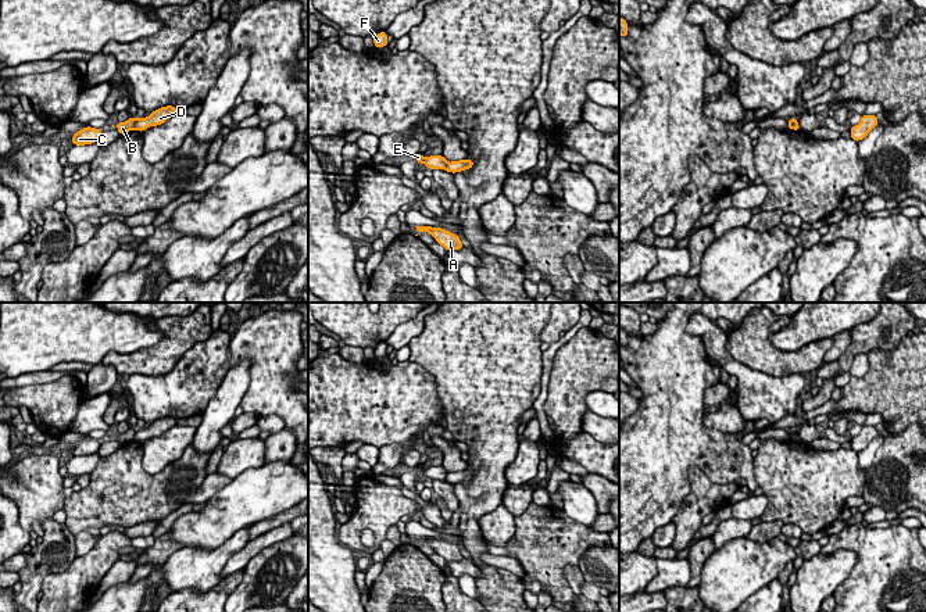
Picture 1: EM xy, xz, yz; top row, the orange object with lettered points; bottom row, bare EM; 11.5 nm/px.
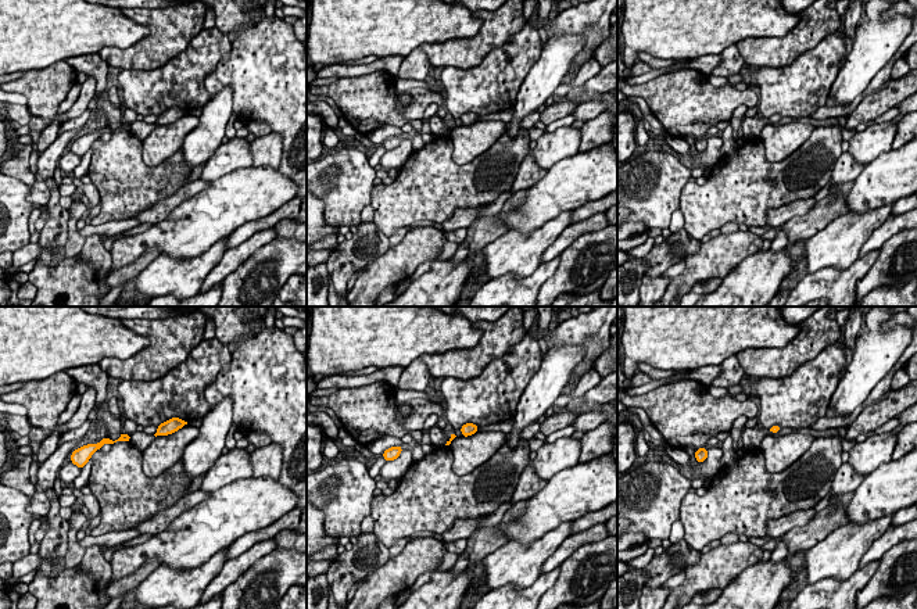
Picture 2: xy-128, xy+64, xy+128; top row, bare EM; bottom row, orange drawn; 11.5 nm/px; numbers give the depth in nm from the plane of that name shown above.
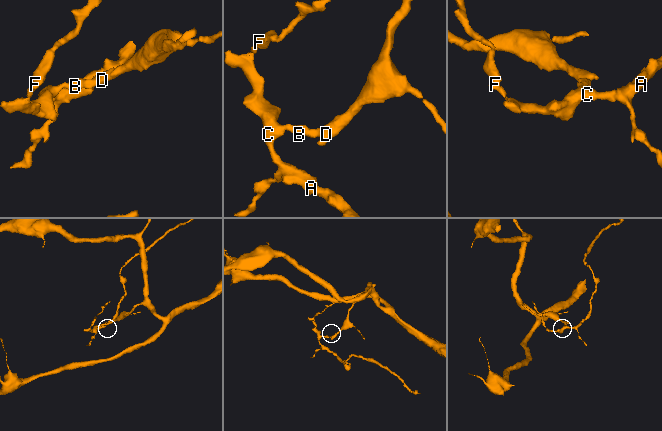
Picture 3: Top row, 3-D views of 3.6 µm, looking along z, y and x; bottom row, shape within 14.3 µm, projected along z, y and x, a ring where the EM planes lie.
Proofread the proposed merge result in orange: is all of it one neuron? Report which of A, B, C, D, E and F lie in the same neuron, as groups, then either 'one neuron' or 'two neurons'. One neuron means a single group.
groups A B C E F / D; two neurons

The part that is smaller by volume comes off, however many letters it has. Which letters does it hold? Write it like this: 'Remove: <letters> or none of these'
Remove: A, B, C, E, F

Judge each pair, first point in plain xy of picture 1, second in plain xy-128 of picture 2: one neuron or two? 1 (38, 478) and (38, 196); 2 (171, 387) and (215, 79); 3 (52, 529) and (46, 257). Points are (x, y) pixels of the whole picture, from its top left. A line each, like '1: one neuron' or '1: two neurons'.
1: one neuron
2: two neurons
3: one neuron

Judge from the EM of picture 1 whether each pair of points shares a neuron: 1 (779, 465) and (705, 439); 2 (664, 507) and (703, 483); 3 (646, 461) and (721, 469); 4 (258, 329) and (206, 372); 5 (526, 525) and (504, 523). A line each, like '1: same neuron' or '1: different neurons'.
1: different neurons
2: different neurons
3: same neuron
4: different neurons
5: different neurons

